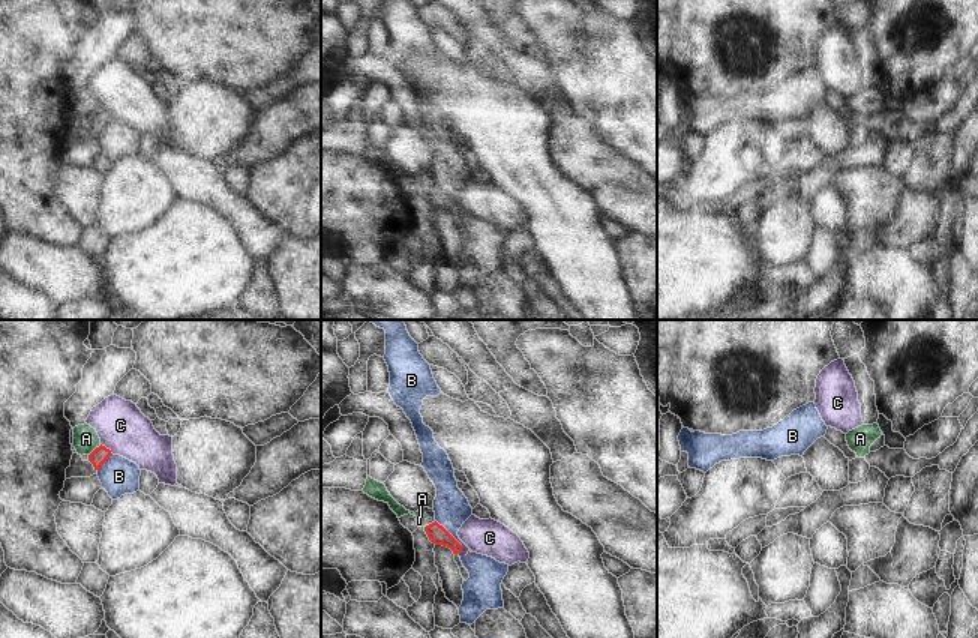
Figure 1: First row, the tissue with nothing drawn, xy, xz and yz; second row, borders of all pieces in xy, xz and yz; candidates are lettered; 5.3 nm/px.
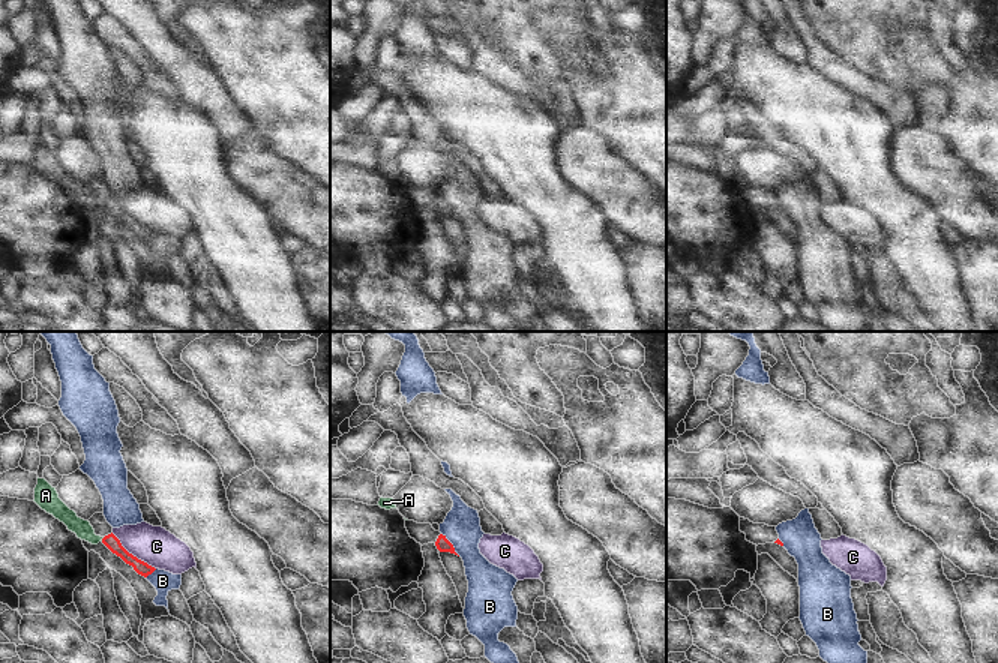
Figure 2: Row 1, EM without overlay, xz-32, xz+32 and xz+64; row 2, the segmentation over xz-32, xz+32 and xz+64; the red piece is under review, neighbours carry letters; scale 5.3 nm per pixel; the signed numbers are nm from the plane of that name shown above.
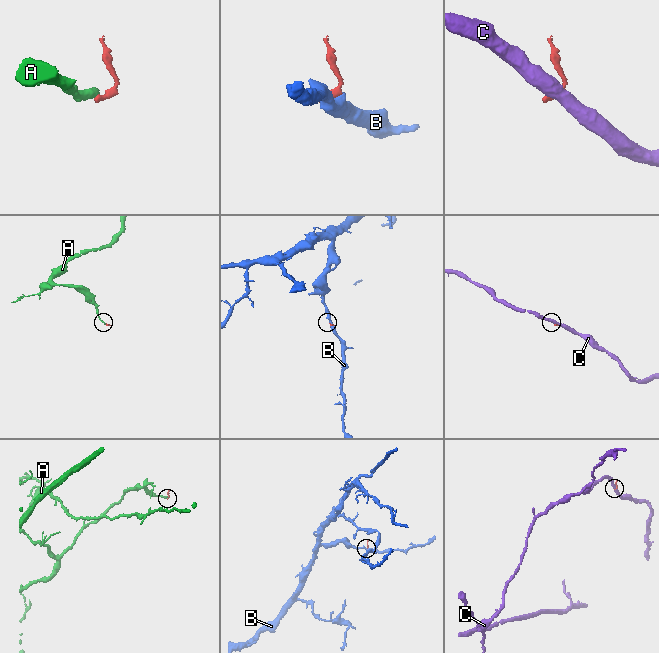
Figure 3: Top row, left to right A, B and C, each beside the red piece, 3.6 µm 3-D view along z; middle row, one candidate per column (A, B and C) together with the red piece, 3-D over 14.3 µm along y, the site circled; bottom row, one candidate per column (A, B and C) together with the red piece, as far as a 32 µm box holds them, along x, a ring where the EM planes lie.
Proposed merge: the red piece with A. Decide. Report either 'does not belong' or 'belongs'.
does not belong

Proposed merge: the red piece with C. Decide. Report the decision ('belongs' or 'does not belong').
does not belong

